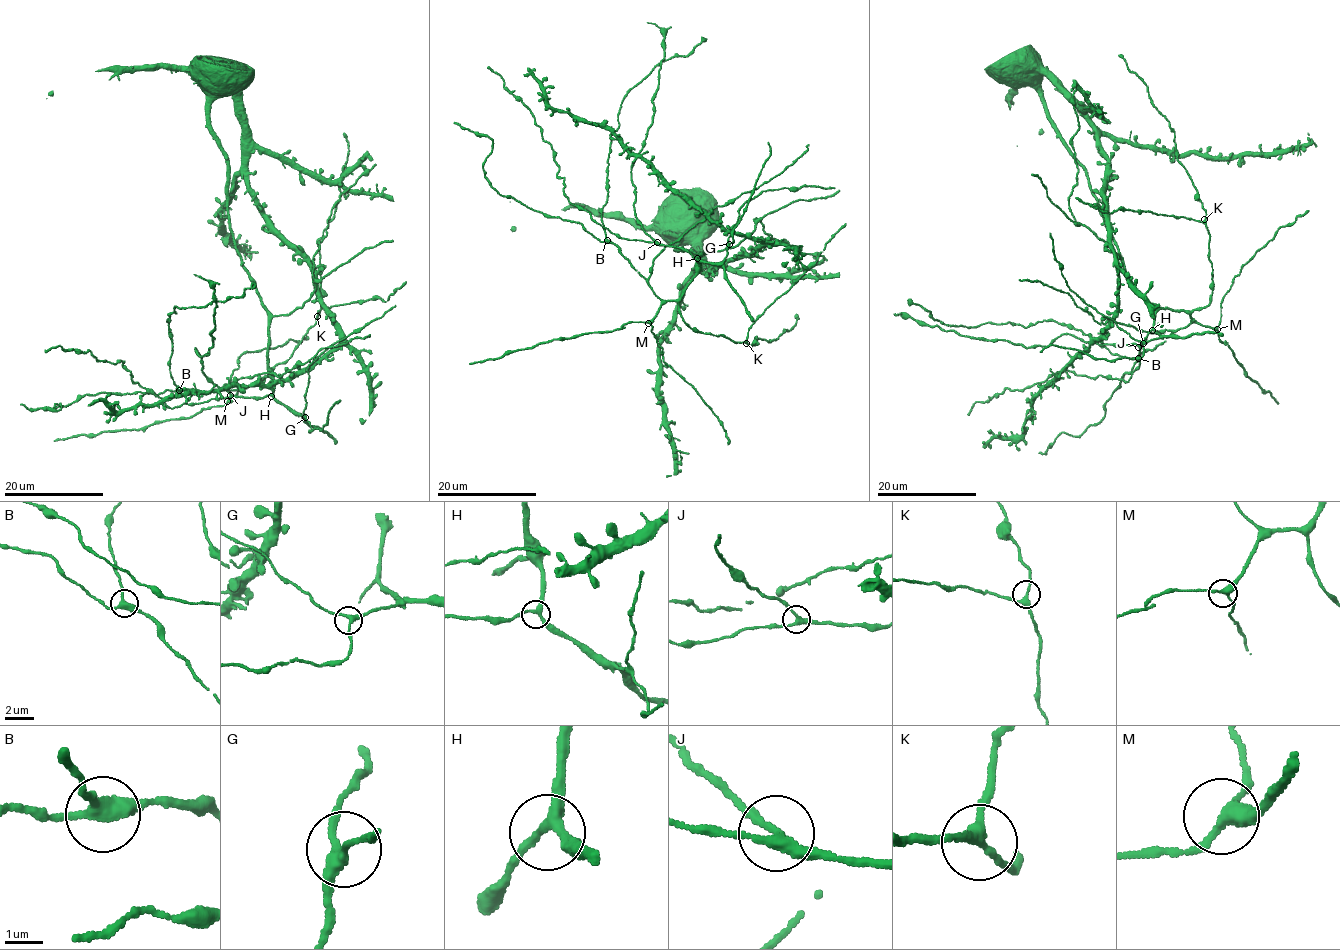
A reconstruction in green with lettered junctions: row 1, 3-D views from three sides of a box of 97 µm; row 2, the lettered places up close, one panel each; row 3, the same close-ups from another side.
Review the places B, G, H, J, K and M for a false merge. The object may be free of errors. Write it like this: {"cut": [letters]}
{"cut": []}

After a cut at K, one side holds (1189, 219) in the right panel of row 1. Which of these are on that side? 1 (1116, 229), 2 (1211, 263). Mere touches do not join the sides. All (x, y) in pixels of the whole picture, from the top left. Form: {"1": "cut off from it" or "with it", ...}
{"1": "cut off from it", "2": "with it"}

